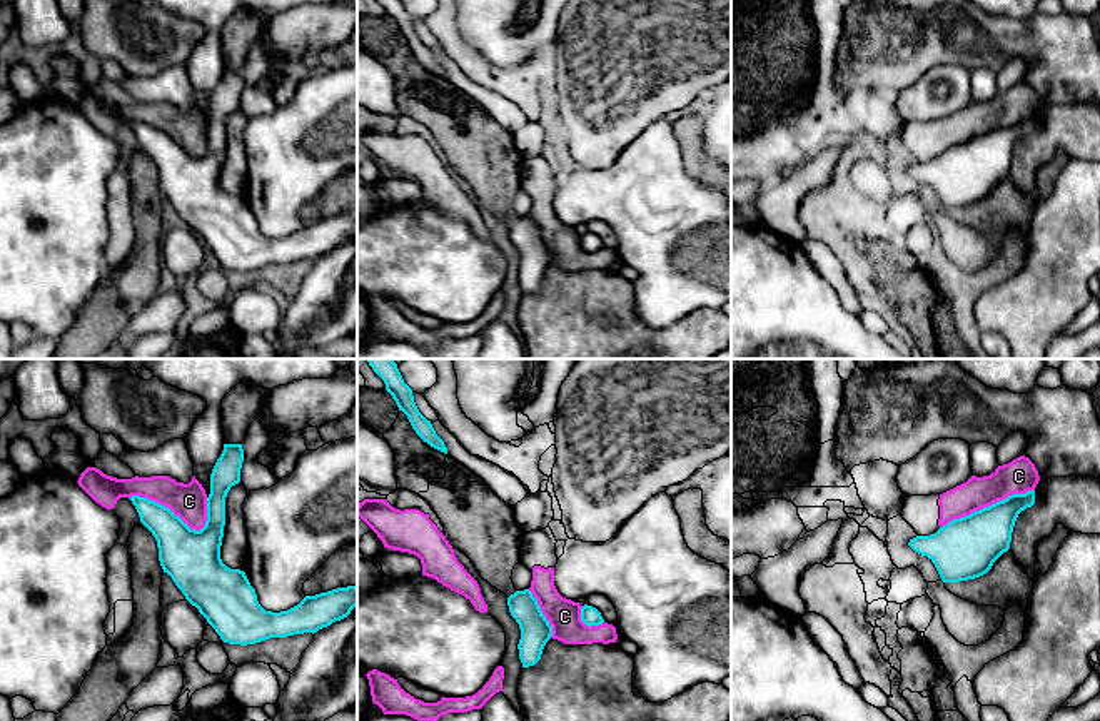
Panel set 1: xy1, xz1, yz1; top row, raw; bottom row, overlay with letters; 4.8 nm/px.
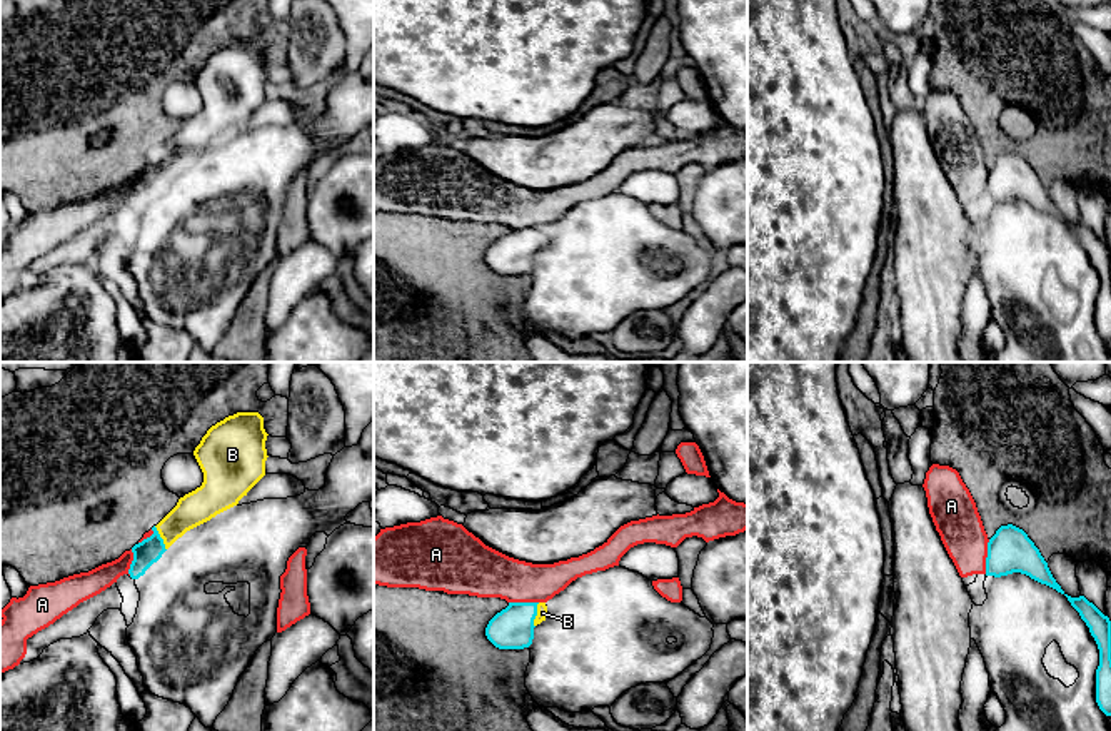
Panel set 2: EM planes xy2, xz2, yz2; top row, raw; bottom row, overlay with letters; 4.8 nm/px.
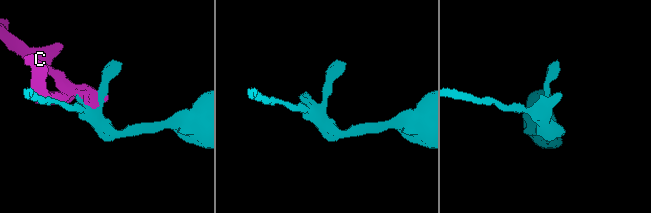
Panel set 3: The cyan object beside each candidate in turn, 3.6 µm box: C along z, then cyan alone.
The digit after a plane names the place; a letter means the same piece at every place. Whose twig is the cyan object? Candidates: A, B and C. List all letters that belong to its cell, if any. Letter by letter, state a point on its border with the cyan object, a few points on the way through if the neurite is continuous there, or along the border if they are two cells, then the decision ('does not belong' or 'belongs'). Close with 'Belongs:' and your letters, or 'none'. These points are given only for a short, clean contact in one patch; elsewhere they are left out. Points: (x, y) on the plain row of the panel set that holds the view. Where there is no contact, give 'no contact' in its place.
A: meets cyan in yz2 at (988, 182); border along yz2 (990, 166), (985, 199); does not belong
B: meets cyan in xy2 at (160, 164); runs through xy2 (150, 176), (160, 164), (199, 132); belongs
C: meets cyan in xy1 at (167, 134); does not belong
Belongs: B

